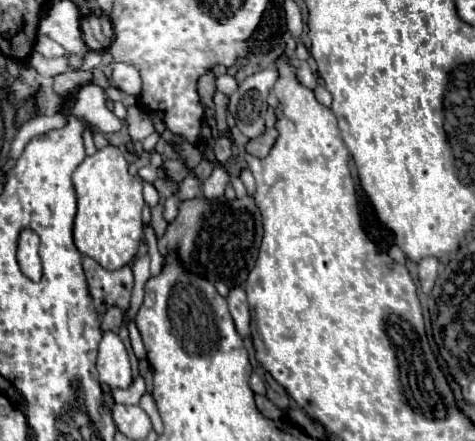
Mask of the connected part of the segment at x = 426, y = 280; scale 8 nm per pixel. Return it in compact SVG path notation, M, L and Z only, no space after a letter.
M427 257L419 263L419 283L421 283L423 293L429 293L431 287L435 285L437 269L439 269L439 261L433 259L433 257Z

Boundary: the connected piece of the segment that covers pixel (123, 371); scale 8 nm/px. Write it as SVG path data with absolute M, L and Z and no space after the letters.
M103 333L99 345L99 381L111 389L127 389L131 385L129 355L117 333Z

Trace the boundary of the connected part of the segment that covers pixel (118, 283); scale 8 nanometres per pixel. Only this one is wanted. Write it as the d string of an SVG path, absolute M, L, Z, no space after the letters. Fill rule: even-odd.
M85 257L83 269L89 283L89 293L93 297L95 309L99 313L107 311L109 307L117 305L121 309L129 307L131 289L133 289L133 273L131 267L125 265L117 271L103 269L95 259Z

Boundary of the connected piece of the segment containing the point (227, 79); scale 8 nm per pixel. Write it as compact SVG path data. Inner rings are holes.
M219 75L217 79L215 79L215 85L217 85L217 91L223 91L225 95L231 95L235 89L237 89L237 83L235 83L235 79L231 77L231 75Z

